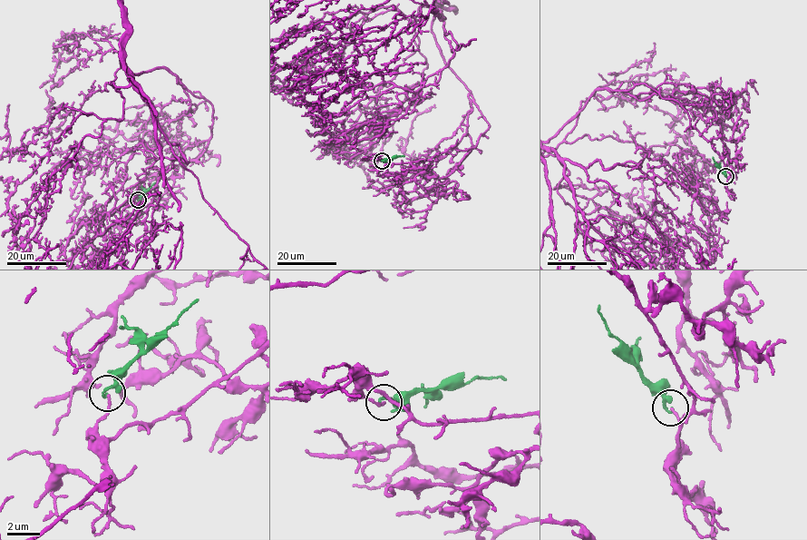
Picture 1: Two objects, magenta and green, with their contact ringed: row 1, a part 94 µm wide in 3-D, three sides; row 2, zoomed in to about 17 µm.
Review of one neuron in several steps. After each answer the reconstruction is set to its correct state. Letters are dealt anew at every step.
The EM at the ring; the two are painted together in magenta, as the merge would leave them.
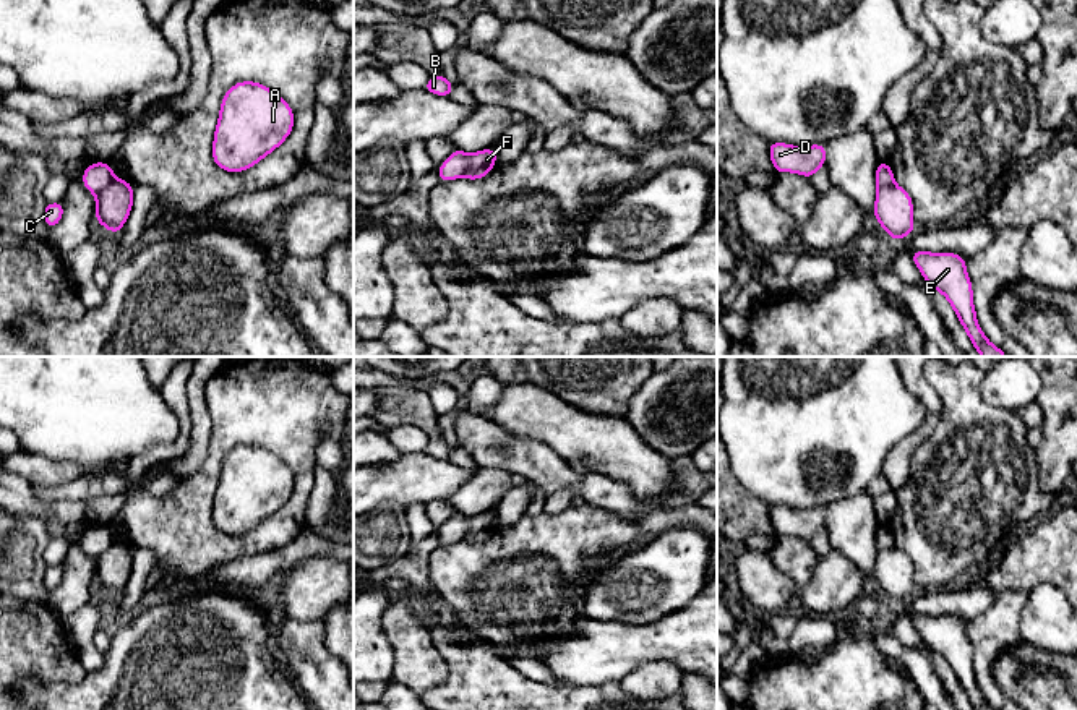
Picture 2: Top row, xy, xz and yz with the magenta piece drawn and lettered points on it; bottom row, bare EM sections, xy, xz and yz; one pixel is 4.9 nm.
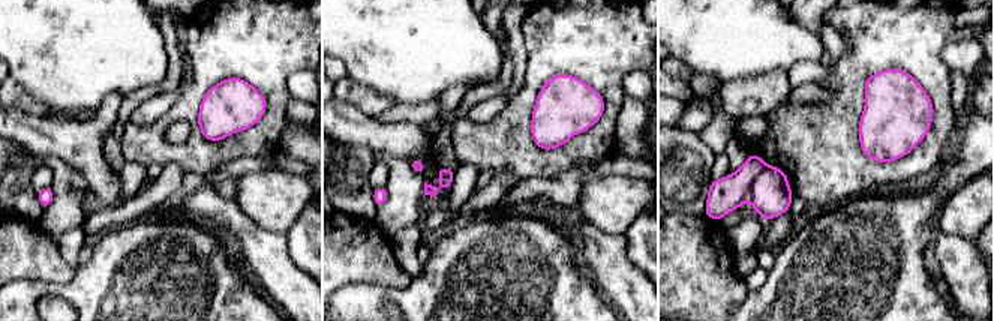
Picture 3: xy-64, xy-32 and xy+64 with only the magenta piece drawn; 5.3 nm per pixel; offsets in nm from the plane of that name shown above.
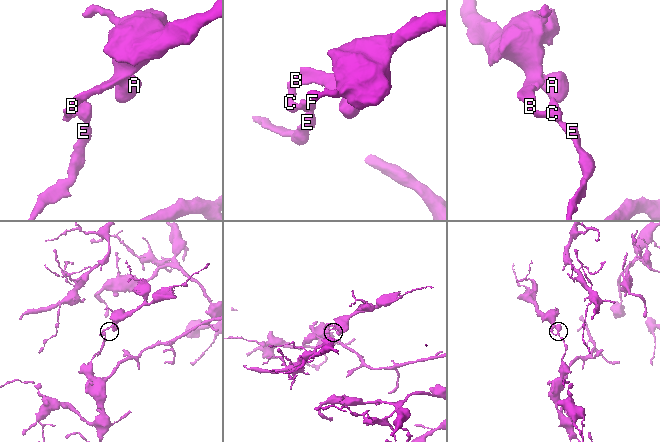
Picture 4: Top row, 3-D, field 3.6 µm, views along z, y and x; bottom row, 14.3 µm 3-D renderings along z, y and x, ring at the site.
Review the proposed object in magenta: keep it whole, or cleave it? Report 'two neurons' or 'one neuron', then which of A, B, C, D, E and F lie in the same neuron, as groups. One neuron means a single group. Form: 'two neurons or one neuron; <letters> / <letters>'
two neurons; A B C D / E F

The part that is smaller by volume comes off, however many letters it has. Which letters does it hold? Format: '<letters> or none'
A, B, C, D

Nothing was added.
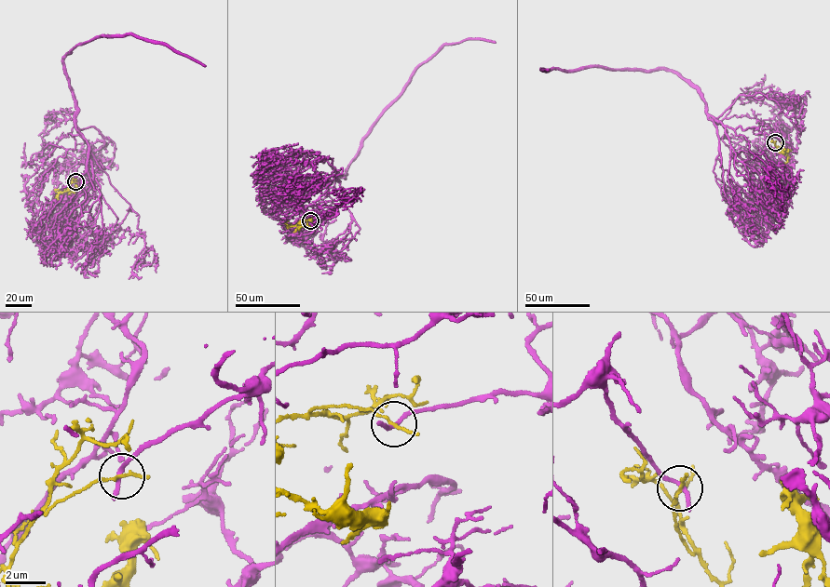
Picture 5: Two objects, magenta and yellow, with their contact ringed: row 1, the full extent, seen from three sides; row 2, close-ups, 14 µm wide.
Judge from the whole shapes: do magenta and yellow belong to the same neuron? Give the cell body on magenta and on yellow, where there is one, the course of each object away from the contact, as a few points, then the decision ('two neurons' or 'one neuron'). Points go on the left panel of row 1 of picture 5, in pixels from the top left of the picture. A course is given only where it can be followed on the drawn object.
magenta none | yellow none | magenta via (75, 181), (91, 166), (103, 168), (75, 124), (63, 61), (74, 46), (102, 34), (132, 34), (205, 65) | yellow via (75, 181), (68, 190), (56, 194), (59, 198) | two neurons

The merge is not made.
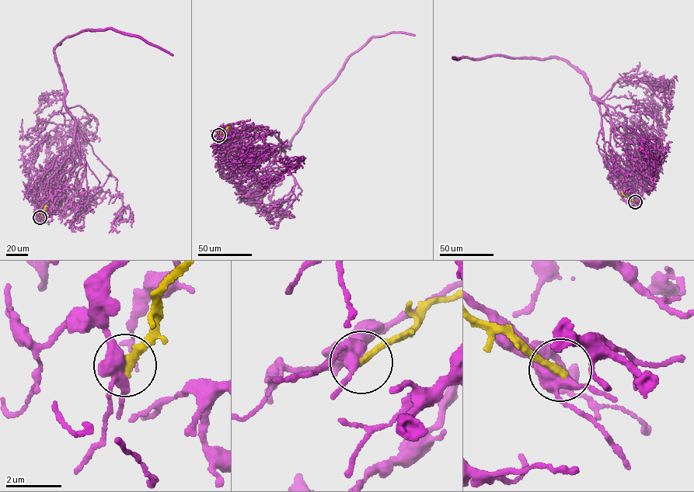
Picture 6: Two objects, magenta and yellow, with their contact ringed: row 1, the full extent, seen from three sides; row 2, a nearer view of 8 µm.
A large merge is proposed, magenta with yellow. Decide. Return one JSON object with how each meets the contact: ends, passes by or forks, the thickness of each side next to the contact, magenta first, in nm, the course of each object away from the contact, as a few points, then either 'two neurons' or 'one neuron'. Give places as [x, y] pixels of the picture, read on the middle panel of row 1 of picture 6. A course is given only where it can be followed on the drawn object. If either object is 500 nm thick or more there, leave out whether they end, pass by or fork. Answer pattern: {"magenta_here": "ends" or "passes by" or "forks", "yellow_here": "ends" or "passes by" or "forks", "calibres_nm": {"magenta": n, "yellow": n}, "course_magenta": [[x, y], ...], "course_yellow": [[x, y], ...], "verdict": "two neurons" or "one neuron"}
{"magenta_here": "forks", "yellow_here": "ends", "calibres_nm": {"magenta": 400, "yellow": 280}, "course_magenta": [[218, 135], [230, 126], [228, 135], [262, 127], [289, 149], [303, 116], [350, 54], [374, 37], [415, 35]], "course_yellow": [[218, 135], [231, 127]], "verdict": "two neurons"}

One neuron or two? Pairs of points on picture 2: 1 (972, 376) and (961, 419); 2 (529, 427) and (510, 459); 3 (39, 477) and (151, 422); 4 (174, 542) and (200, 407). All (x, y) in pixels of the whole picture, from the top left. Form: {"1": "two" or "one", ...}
{"1": "one", "2": "two", "3": "two", "4": "two"}

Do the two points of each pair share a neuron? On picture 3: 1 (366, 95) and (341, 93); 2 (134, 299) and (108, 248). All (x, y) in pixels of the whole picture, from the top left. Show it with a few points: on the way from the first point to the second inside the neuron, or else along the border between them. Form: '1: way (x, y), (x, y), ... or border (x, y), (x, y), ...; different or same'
1: way (360, 95), (347, 93); same
2: way (134, 287), (128, 267), (120, 260); same

